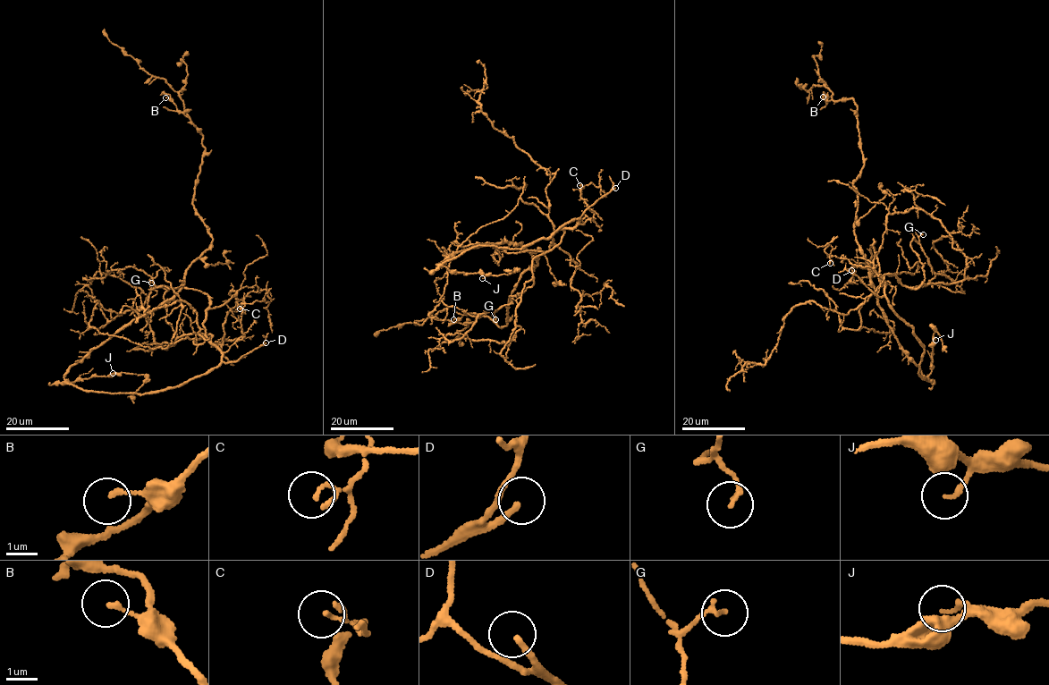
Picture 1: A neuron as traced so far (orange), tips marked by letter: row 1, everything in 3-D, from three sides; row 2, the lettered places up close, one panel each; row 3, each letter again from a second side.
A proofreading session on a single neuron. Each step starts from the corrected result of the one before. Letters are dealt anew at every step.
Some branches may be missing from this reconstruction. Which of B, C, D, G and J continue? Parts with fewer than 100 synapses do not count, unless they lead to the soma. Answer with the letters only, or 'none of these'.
D

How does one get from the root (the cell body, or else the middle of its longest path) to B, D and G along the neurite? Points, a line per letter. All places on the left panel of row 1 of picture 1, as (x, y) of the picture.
B: (75, 385), (63, 376), (71, 365), (170, 299), (212, 240), (192, 203), (203, 137), (165, 97)
D: (75, 385), (113, 393), (144, 394), (175, 388), (207, 374), (221, 362), (238, 360), (266, 342)
G: (75, 385), (144, 394), (218, 366), (222, 350), (211, 334), (188, 334), (173, 345), (166, 290), (151, 283)

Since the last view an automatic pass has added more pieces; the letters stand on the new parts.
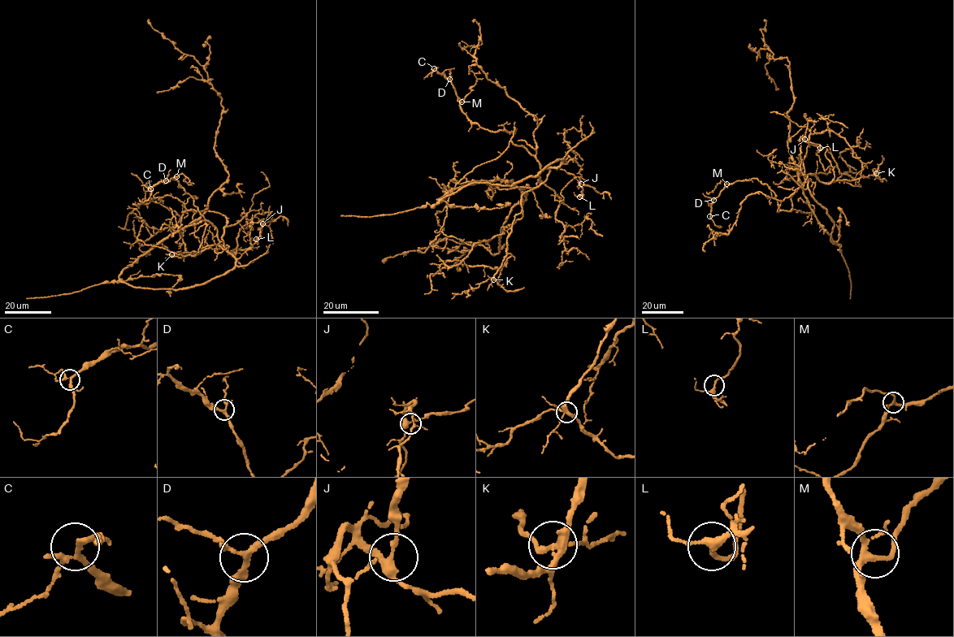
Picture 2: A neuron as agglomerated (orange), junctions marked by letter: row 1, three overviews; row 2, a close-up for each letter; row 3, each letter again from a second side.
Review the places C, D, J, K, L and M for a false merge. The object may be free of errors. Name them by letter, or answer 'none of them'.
none of them

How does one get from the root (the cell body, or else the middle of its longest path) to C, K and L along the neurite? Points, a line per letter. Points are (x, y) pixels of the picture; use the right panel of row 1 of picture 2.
C: (834, 244), (834, 222), (805, 179), (789, 211), (758, 179), (726, 184), (709, 216)
K: (834, 244), (830, 240), (834, 222), (813, 197), (806, 175), (814, 174), (829, 184), (875, 173)
L: (834, 244), (830, 240), (834, 222), (813, 197), (808, 181), (800, 169), (800, 137), (820, 148)

